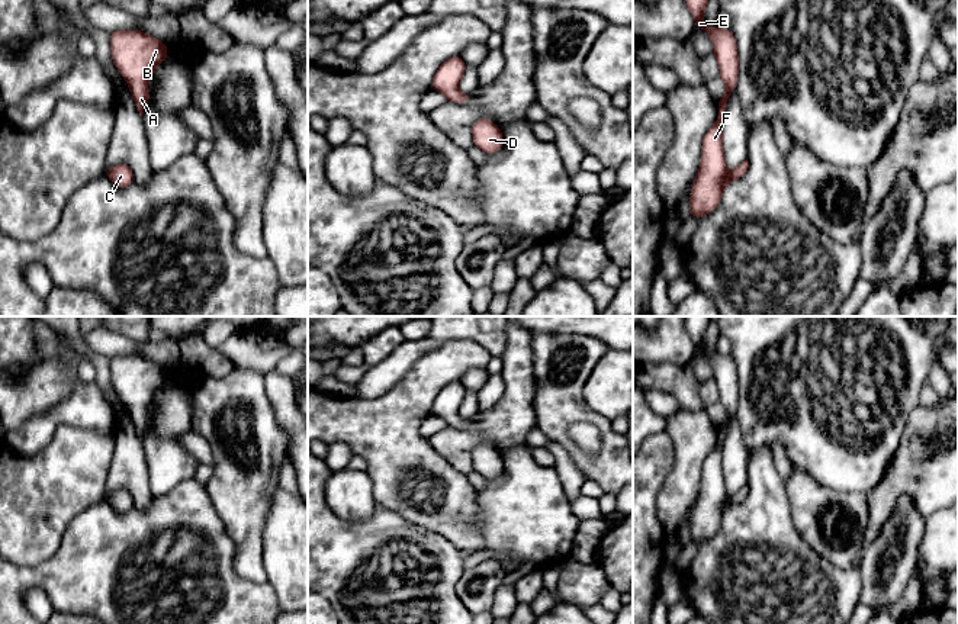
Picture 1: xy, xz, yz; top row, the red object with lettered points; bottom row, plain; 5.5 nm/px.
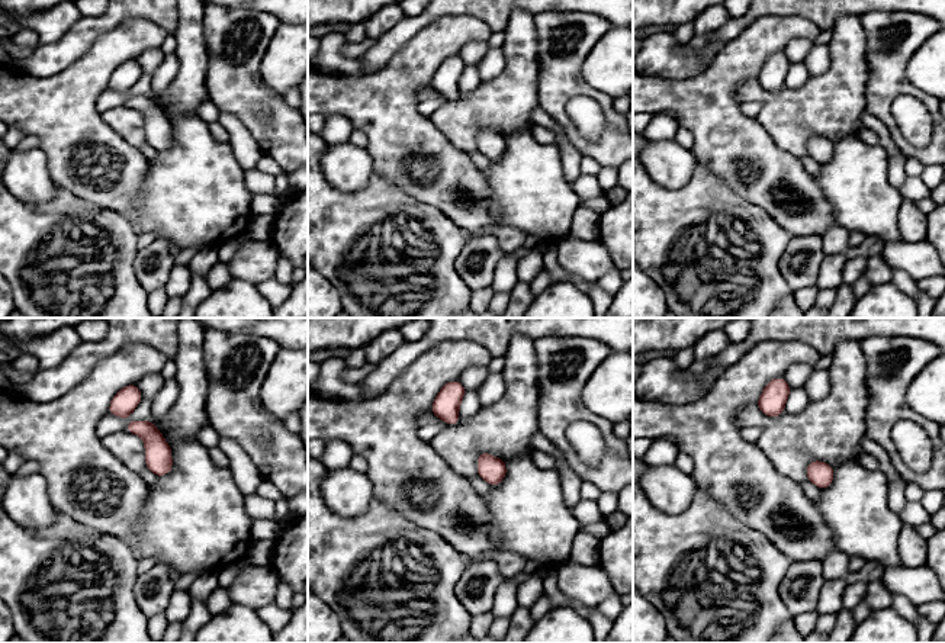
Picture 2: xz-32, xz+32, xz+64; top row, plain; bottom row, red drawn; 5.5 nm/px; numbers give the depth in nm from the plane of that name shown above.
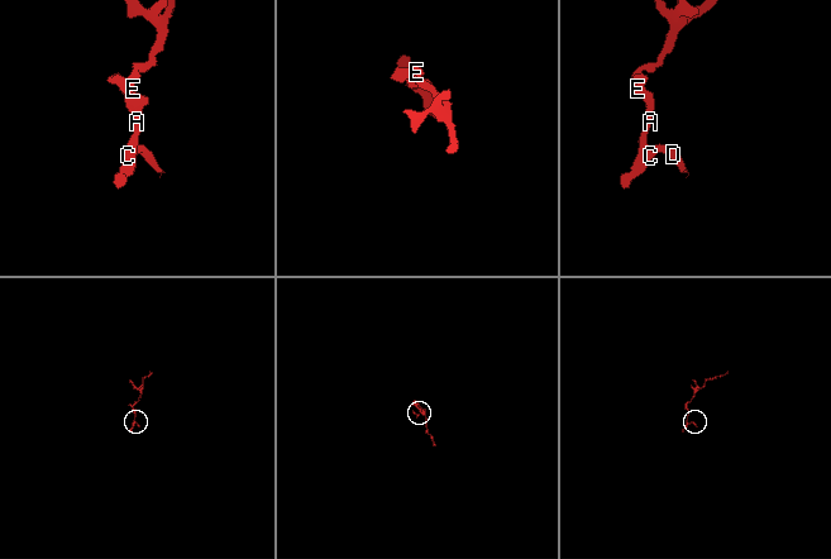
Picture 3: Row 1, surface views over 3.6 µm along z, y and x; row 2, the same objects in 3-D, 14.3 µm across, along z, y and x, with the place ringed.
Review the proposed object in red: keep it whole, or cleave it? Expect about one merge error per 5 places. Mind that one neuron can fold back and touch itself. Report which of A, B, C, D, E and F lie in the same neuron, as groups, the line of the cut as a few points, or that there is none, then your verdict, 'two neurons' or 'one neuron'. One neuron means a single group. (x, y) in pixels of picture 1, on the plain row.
A B C D E F; no cut; one neuron

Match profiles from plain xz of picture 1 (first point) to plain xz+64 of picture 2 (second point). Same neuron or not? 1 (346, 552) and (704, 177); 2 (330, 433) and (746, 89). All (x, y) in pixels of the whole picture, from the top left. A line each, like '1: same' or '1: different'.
1: same
2: different

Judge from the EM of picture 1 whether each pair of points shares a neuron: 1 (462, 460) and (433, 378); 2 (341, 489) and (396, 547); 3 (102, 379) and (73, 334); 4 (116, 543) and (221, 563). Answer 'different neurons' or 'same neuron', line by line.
1: different neurons
2: different neurons
3: same neuron
4: same neuron

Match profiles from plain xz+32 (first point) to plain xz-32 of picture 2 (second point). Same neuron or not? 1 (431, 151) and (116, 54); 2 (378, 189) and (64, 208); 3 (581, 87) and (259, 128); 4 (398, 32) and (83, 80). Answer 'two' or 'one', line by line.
1: one
2: one
3: one
4: two

